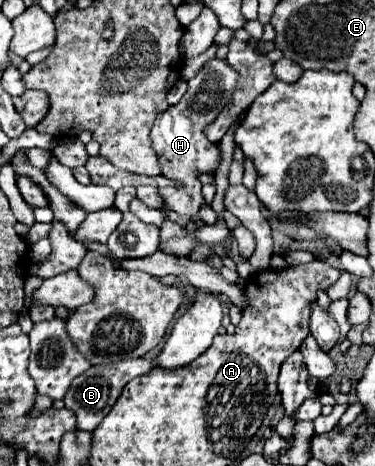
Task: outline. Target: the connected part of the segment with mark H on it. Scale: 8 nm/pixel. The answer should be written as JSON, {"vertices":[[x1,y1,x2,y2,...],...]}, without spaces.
{"vertices":[[213,56,199,72,197,76,193,76,187,84,187,92,183,94,183,98,169,106,163,114,157,116,153,128,151,128,151,146,159,158,159,166,163,170,161,176,169,178,171,182,175,182,175,186,167,186,167,188,159,188,159,196,163,198,163,224,161,224,161,242,167,242,171,238,181,238,181,236,189,236,193,232,197,232,201,226,205,226,203,220,191,220,185,226,179,226,177,222,173,222,167,216,169,212,181,214,181,216,195,216,199,214,201,206,205,204,203,194,201,194,201,182,197,180,199,174,213,174,219,168,221,162,221,150,219,146,215,146,213,142,207,142,207,136,203,136,203,130,215,122,215,118,221,114,221,110,227,106,227,102,231,102,231,94,235,92,237,86,237,78,239,74,235,74,235,70,231,70,231,66,227,66,225,60]]}

